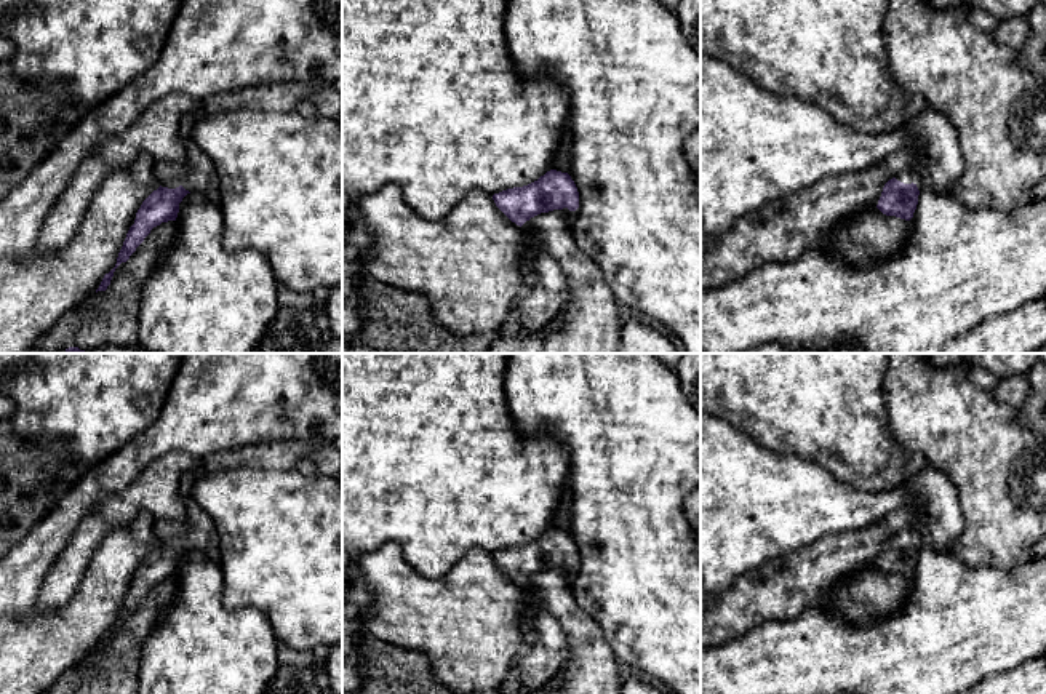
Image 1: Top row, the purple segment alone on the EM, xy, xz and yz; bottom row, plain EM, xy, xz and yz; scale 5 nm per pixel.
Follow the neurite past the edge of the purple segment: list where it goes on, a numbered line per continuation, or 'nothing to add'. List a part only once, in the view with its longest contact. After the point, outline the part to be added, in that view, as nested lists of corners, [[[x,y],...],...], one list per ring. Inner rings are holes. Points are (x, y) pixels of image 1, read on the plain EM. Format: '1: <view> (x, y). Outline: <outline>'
1: xy (195, 531). Outline: [[[302,440],[253,441],[203,457],[197,472],[181,477],[179,491],[186,502],[186,517],[182,520],[155,520],[154,532],[162,545],[176,547],[182,544],[186,548],[197,550],[218,561],[221,547],[214,521],[192,499],[195,480],[202,473],[243,467],[293,470],[301,459],[310,457],[323,445],[326,443]]]

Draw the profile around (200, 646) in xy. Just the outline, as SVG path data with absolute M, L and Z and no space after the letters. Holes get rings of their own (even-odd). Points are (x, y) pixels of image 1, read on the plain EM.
M187 552L179 561L174 600L144 643L138 694L264 694L277 670L270 620L254 608L227 608L221 564Z

